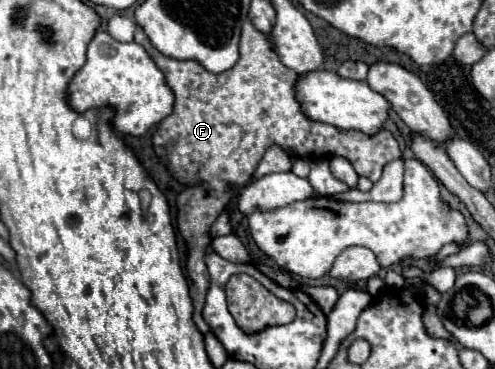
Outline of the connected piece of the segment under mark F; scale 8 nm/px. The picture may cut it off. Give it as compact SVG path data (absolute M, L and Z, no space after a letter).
M246 19L244 27L242 27L238 63L232 69L218 73L218 75L208 73L196 61L176 61L176 59L164 57L158 49L152 47L152 43L148 41L142 27L136 29L134 41L146 49L146 53L152 57L156 67L164 73L166 83L174 93L174 111L156 127L152 143L154 143L154 151L160 157L160 161L172 171L172 175L180 183L186 185L184 193L180 193L178 199L176 199L176 205L178 205L178 219L176 221L178 221L178 231L182 233L182 237L188 241L188 247L190 247L186 271L188 271L188 277L192 279L192 285L194 285L194 289L190 289L190 297L194 301L194 323L196 323L198 331L202 335L206 335L210 329L208 329L206 321L202 319L202 307L204 307L204 297L206 297L208 283L210 283L208 269L206 269L206 263L204 263L204 249L210 245L208 231L210 231L212 223L216 221L216 217L222 213L224 205L230 201L230 189L228 187L232 183L234 185L248 183L250 177L254 175L264 151L270 145L276 143L276 145L284 147L288 153L294 153L298 157L310 157L310 159L342 155L342 157L350 159L350 163L354 165L358 175L364 175L372 181L378 181L384 165L388 161L400 159L402 151L400 151L398 141L392 137L390 131L380 131L374 137L368 137L360 131L340 131L334 125L308 119L300 109L300 101L296 99L298 75L292 69L284 67L284 63L276 55L272 35L270 33L264 35L262 31L256 31L256 27L252 25L250 19Z

